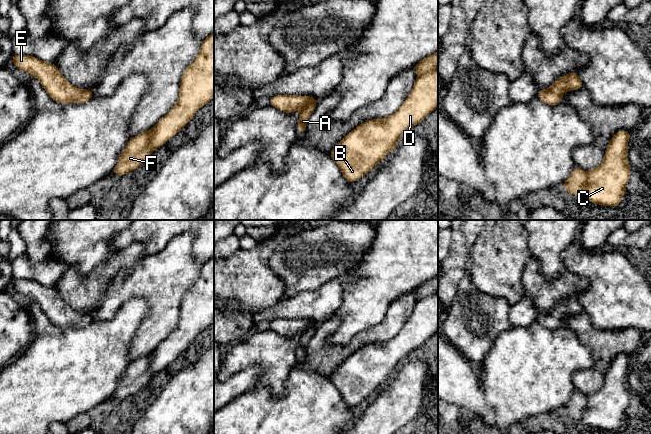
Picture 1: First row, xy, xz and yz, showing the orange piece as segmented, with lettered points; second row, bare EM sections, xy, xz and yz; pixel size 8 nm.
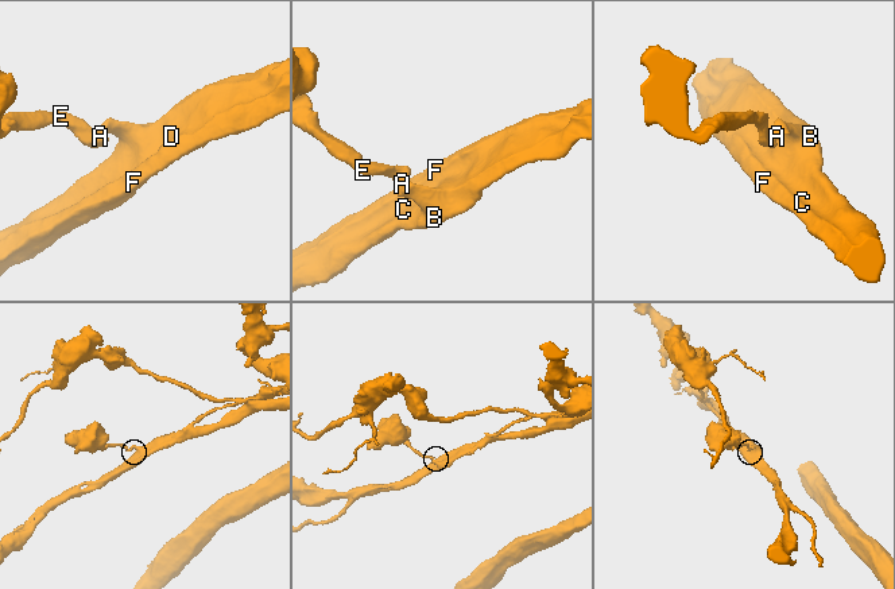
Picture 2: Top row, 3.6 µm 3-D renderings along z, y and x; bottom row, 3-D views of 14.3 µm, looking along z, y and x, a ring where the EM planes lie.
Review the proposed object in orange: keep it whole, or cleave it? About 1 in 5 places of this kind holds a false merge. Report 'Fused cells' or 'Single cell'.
Single cell

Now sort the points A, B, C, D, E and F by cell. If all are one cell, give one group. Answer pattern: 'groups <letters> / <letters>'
groups A B C D E F

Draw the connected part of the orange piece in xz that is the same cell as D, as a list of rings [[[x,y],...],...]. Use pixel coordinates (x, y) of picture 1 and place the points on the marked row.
[[[438,51],[425,57],[413,68],[416,70],[417,79],[411,92],[395,113],[385,118],[363,122],[332,148],[329,156],[348,182],[355,182],[374,169],[389,152],[397,149],[396,142],[403,134],[438,107]]]

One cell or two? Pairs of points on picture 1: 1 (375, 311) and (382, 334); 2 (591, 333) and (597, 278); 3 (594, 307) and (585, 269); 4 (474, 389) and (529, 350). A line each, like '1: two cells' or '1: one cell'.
1: two cells
2: two cells
3: one cell
4: two cells

